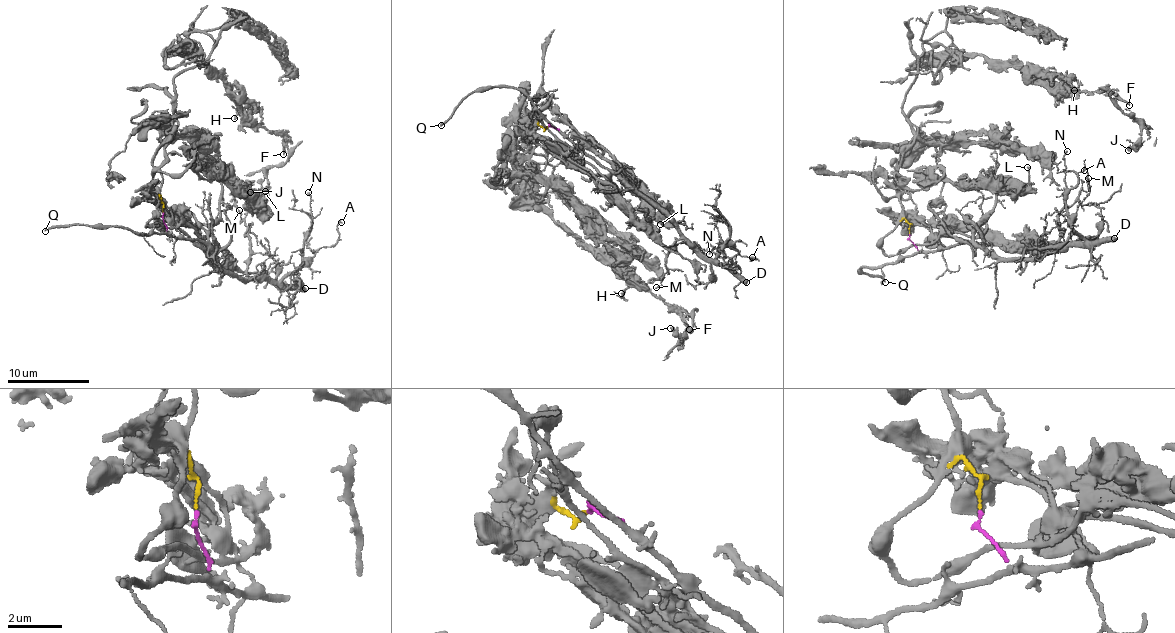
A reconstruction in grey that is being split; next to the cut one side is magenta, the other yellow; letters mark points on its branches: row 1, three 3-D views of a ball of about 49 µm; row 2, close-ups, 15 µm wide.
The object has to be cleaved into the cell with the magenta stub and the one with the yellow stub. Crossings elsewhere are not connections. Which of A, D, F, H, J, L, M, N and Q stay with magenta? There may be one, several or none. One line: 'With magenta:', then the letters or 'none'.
With magenta: A, D, M, N, Q

